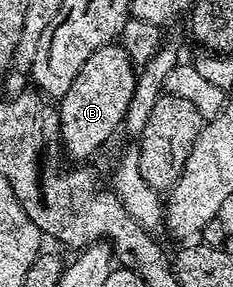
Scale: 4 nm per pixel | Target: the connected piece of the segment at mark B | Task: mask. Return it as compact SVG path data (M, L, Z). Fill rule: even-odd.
M121 43L105 44L100 50L96 50L96 54L92 54L92 58L88 58L88 62L84 62L84 66L80 70L80 74L76 78L76 82L72 82L72 86L68 90L66 96L61 97L60 111L62 113L62 126L64 129L64 148L68 153L69 159L74 162L86 162L98 152L101 144L106 144L114 136L117 128L123 127L126 112L129 110L129 104L133 100L133 94L138 85L139 77L136 75L135 61L129 52L122 47Z

